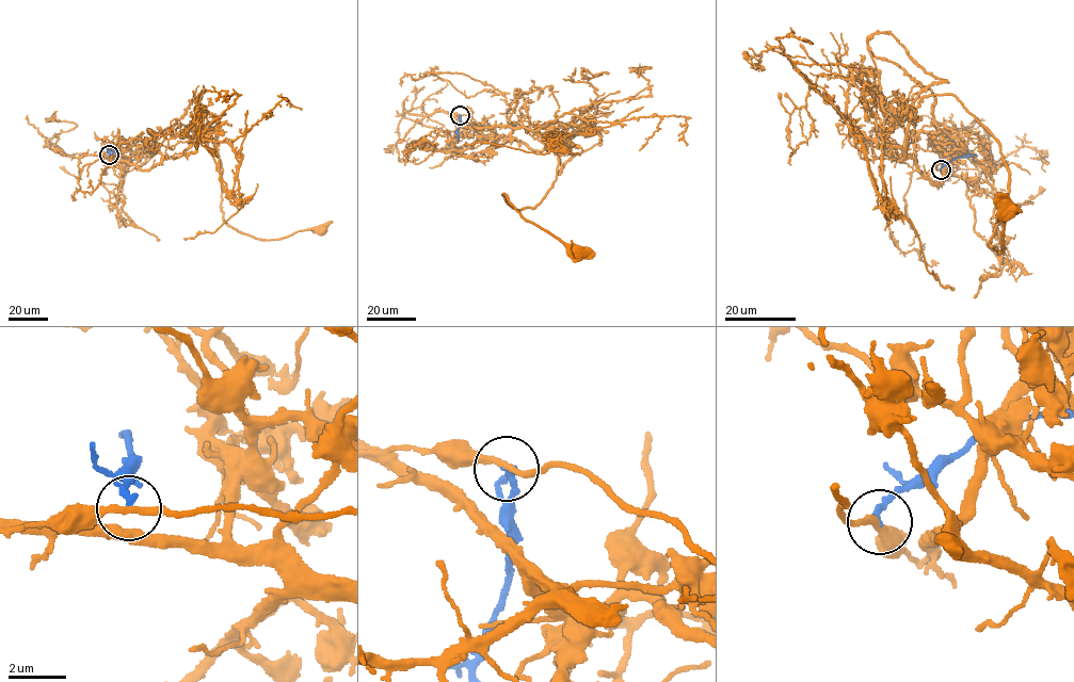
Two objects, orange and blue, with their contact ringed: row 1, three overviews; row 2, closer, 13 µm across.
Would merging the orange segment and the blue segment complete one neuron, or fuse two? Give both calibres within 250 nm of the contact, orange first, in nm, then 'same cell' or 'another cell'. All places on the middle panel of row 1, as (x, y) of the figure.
calibres 200 and 200 nm; another cell

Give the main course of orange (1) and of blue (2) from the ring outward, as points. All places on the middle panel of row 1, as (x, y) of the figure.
1: (460, 115), (476, 129), (526, 127), (549, 143), (558, 166), (544, 198), (517, 210), (502, 195), (575, 250)
2: (460, 115), (457, 141)

